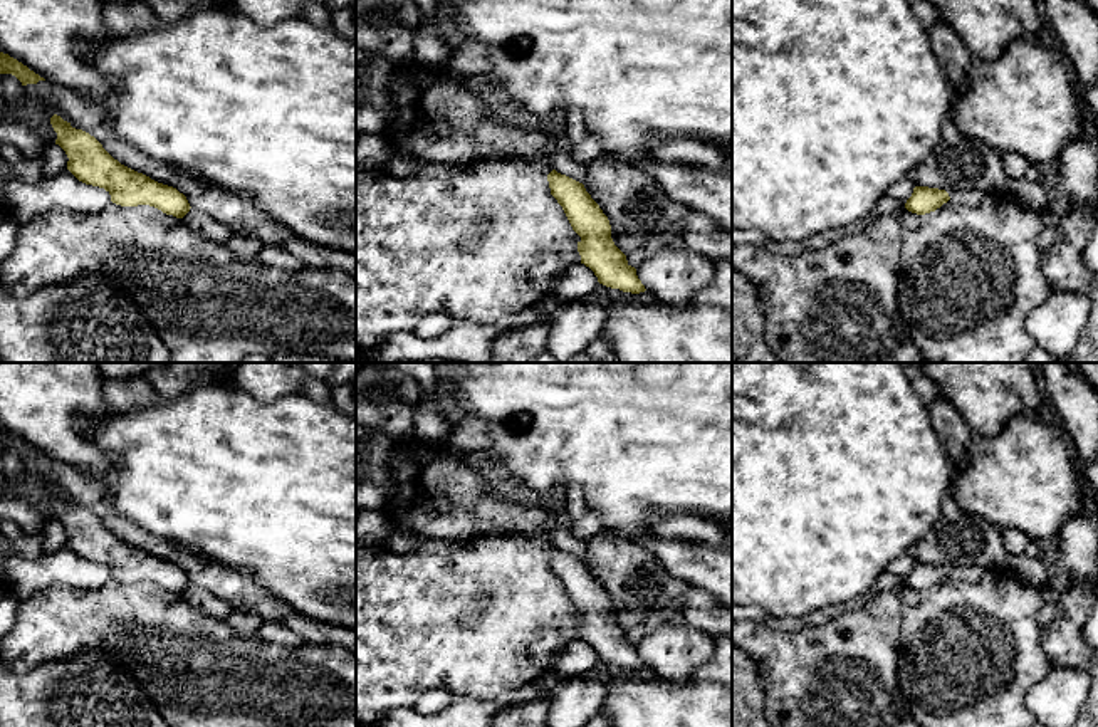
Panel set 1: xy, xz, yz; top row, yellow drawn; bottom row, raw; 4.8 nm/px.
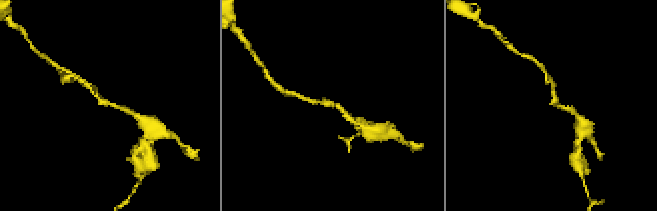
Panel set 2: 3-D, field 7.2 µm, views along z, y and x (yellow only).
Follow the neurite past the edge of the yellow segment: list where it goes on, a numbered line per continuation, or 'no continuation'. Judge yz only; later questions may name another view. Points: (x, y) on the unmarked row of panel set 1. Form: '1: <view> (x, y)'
1: yz (972, 573)

